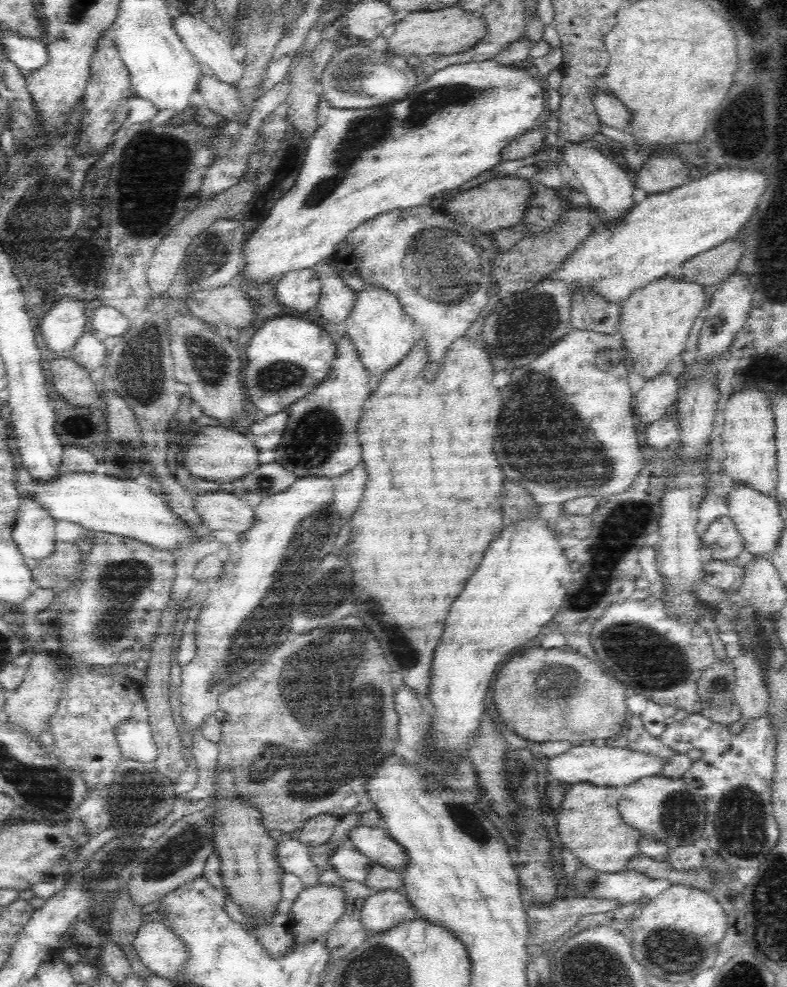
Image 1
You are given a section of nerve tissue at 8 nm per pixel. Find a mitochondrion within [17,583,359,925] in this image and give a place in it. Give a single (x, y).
(181, 851)

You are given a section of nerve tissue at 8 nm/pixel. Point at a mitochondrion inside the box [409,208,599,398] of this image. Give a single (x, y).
(523, 330)

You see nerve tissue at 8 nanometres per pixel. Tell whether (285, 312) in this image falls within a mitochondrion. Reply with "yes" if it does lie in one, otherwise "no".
no

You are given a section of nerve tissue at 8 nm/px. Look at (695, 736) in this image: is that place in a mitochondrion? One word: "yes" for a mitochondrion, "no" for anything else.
no

